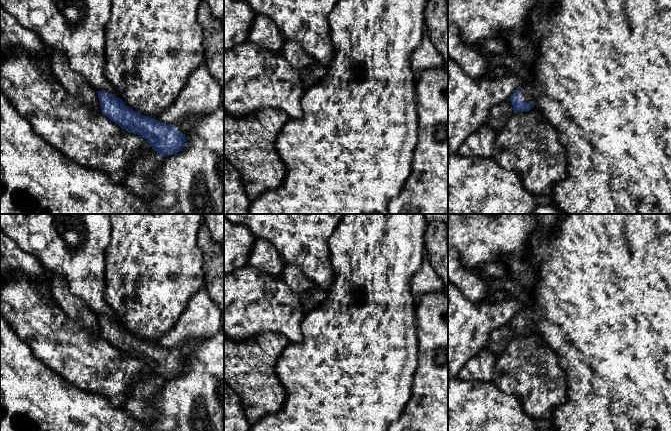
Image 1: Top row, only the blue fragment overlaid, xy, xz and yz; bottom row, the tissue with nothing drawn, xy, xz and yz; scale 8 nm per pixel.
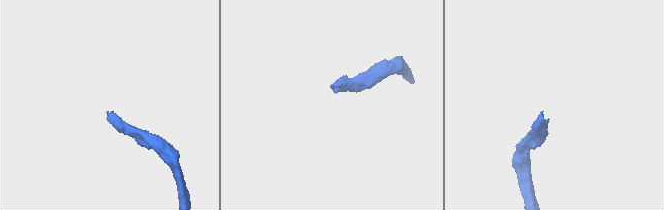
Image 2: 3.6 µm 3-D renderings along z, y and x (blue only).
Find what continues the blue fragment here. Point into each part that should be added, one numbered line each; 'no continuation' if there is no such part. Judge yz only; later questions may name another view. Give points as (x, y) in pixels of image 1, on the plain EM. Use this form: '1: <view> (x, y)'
1: yz (526, 314)

